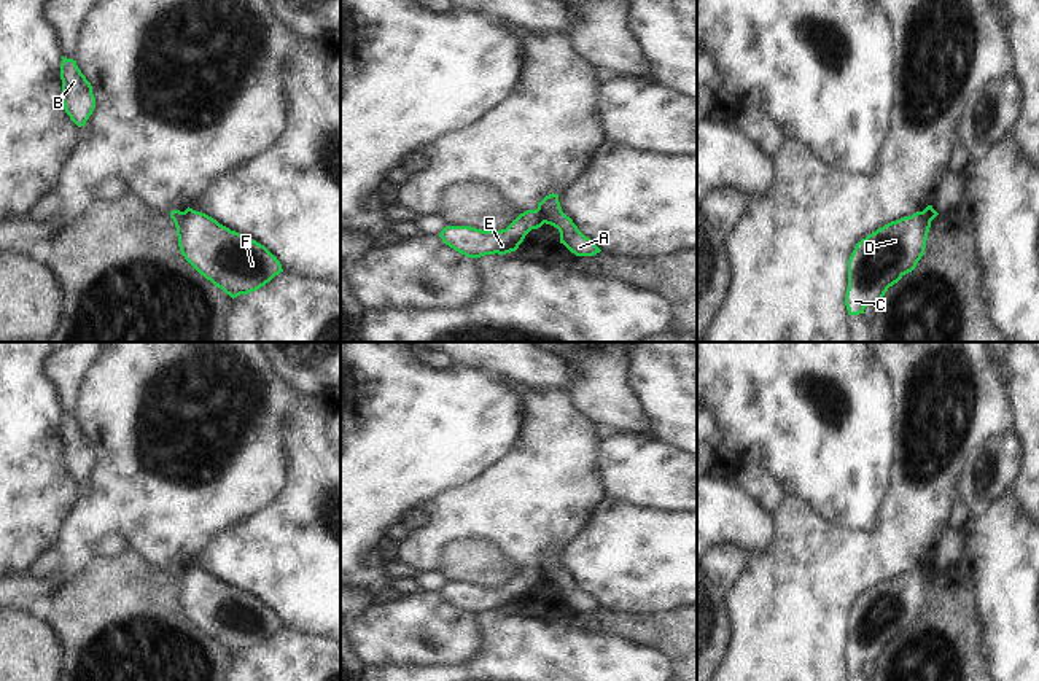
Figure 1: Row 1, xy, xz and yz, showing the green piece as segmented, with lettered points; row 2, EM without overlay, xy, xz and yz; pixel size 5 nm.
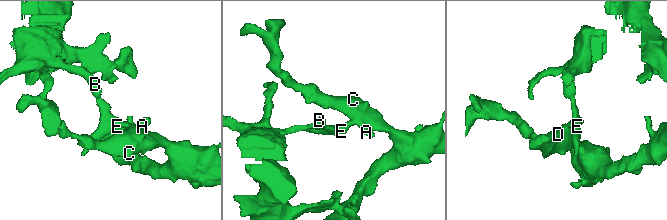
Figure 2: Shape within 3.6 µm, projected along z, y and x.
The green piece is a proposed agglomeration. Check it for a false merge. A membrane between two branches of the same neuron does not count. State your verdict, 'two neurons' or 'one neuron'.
two neurons

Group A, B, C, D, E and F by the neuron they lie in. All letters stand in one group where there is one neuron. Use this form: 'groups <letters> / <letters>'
groups A C D F / B E

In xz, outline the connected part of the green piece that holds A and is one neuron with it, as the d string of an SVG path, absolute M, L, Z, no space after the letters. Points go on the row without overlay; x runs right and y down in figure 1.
M549 551L538 560L544 579L558 586L560 600L563 600L576 613L593 613L601 606L586 593L570 573L562 568L558 551Z

